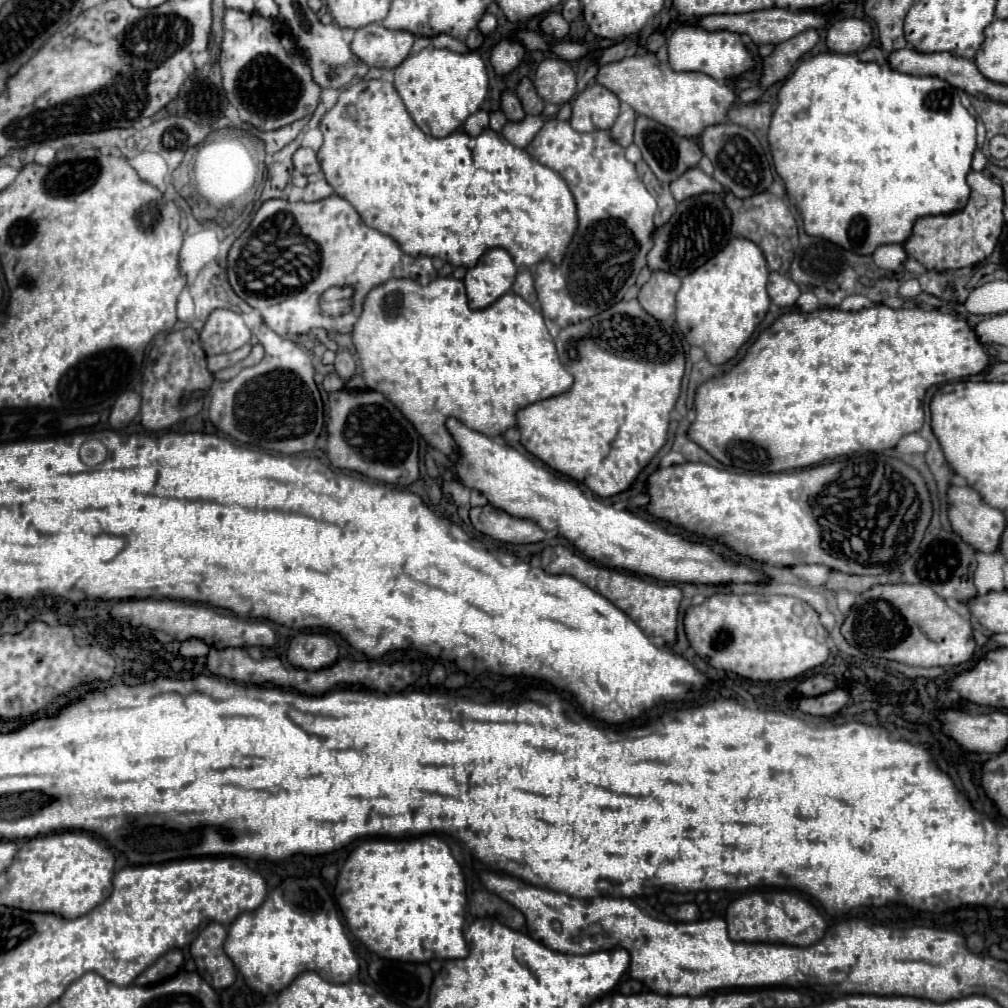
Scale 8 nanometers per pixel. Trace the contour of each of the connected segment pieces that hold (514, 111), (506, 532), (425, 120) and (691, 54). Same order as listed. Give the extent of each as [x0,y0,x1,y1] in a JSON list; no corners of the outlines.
[[502,92,524,122],[470,506,544,544],[394,48,488,138],[666,26,754,80]]

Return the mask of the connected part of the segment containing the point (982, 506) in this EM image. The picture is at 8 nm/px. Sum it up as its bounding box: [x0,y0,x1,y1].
[948,486,1006,554]

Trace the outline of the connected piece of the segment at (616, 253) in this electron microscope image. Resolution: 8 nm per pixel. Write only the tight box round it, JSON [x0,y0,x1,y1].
[526,120,656,328]

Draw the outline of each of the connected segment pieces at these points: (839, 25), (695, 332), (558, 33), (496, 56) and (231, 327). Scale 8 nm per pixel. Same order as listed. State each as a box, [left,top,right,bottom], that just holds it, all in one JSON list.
[[826,18,872,54],[676,238,768,366],[540,12,568,38],[490,40,524,76],[200,310,252,356]]

